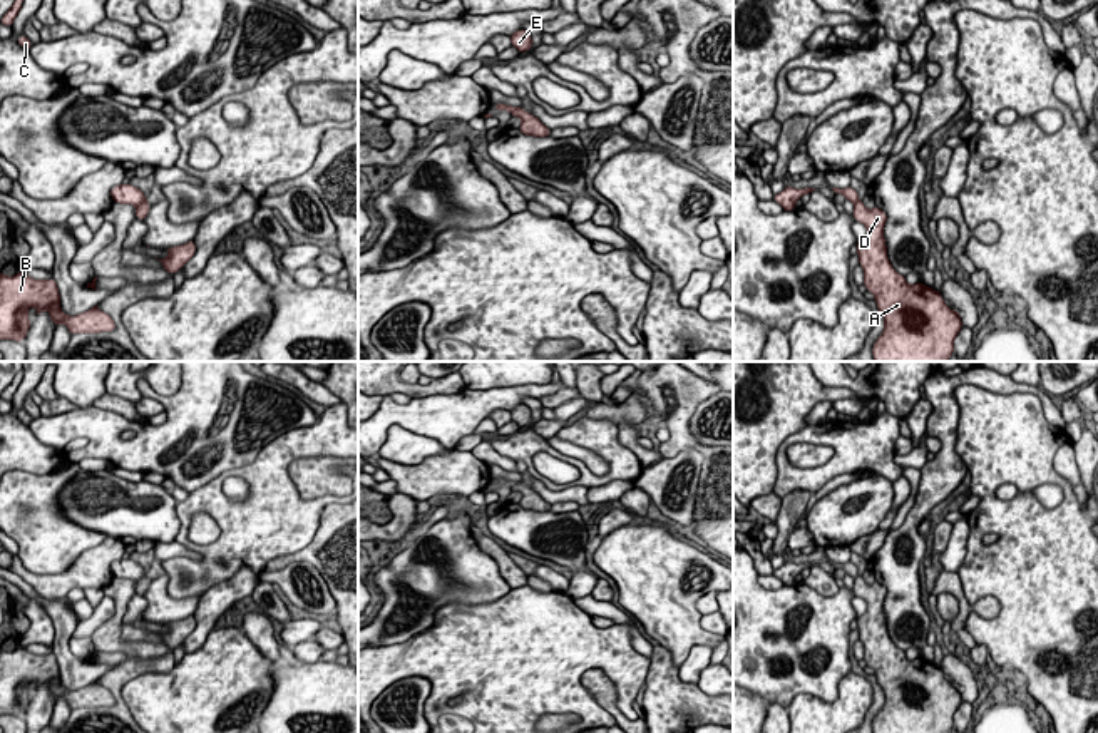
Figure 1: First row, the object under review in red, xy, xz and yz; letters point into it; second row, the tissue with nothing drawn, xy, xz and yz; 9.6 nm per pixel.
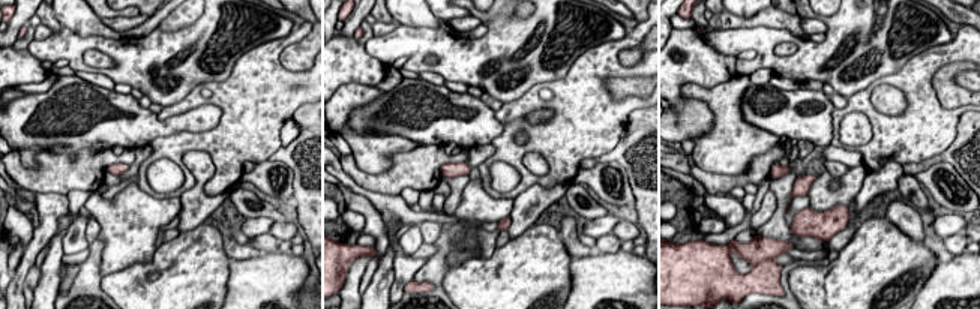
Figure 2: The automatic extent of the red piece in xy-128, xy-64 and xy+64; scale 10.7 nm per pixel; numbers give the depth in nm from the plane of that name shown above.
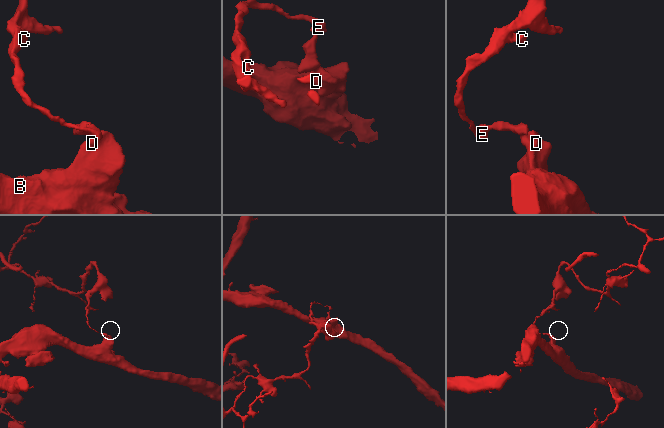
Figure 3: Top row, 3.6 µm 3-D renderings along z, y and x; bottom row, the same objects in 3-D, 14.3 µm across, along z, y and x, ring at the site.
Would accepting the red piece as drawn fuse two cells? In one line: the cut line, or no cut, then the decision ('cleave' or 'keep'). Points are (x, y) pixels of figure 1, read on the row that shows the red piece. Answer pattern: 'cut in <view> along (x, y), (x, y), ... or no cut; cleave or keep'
cut in xy along (144, 199), (136, 206); cleave

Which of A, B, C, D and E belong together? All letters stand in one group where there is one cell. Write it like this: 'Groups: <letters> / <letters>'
Groups: A B D / C E

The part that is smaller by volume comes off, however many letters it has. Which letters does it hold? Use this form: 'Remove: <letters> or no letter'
Remove: C, E

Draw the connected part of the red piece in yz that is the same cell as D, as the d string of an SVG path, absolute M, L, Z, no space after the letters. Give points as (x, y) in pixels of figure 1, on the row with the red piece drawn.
M862 201L854 204L854 219L867 228L867 236L857 243L859 264L864 268L864 284L875 298L884 316L884 331L872 346L875 361L949 361L954 338L962 328L961 315L951 310L939 291L924 283L909 284L887 258L884 226L887 214L867 209Z

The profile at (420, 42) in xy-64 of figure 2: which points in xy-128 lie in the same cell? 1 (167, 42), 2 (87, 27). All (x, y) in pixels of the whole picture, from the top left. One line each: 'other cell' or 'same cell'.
1: same cell
2: other cell

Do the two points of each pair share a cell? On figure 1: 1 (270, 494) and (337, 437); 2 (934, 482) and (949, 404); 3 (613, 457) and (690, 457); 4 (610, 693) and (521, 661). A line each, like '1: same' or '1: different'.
1: same
2: same
3: different
4: different

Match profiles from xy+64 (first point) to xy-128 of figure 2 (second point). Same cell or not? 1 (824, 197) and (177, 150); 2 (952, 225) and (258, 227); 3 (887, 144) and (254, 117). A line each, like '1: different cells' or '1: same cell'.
1: different cells
2: same cell
3: same cell

